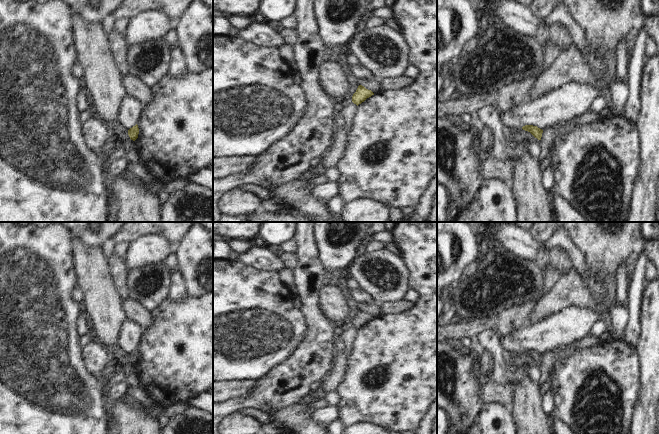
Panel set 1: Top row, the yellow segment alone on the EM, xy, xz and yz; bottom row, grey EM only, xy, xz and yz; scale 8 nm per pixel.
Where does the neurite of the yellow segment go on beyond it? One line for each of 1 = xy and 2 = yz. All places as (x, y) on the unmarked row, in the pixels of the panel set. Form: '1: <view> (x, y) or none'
1: none
2: none

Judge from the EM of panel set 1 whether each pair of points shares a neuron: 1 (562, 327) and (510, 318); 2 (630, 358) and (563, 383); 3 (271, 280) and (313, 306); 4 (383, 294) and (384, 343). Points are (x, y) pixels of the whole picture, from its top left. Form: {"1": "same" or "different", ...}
{"1": "different", "2": "same", "3": "different", "4": "different"}

